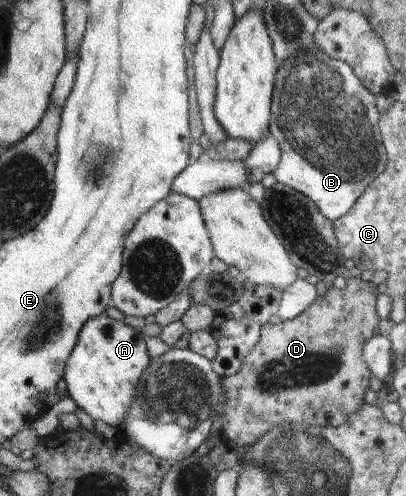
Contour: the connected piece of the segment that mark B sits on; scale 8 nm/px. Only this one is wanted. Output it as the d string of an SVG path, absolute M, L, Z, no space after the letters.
M312 43L308 51L302 51L278 65L273 85L270 127L272 137L280 147L280 161L273 174L277 185L282 184L305 195L314 202L320 213L331 222L350 211L366 187L386 167L387 155L379 129L376 96L352 71L348 63L332 59L318 45Z

